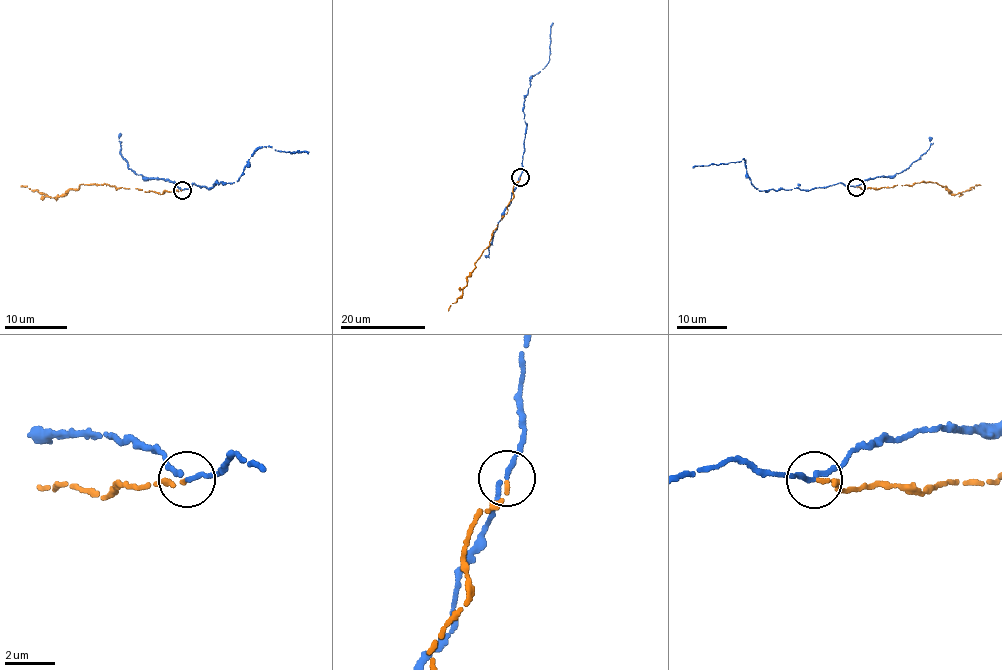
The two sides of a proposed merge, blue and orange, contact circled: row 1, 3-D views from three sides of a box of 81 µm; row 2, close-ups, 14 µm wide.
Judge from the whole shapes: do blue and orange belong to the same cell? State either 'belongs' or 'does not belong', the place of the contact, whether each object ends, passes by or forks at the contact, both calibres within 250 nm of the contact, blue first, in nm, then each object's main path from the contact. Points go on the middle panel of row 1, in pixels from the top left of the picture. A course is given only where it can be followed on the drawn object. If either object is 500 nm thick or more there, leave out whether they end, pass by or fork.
does not belong; at (520, 177); blue passes by; orange ends there; 190 nm thick on the blue side, 140 nm on the other; blue runs (520, 176), (525, 135), (524, 97), (530, 84), (529, 78), (549, 61), (553, 22); orange runs (520, 177), (512, 188), (513, 198), (506, 214), (475, 262), (462, 294), (448, 310)

